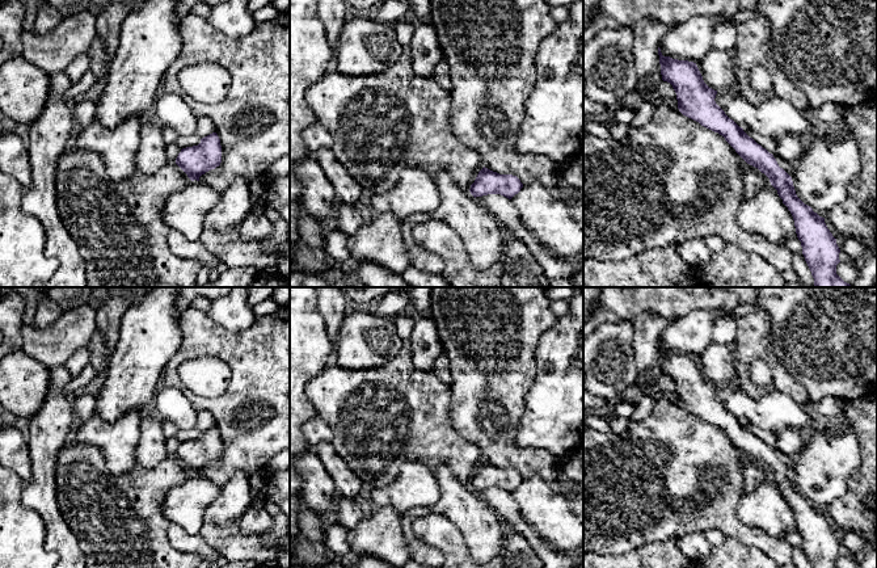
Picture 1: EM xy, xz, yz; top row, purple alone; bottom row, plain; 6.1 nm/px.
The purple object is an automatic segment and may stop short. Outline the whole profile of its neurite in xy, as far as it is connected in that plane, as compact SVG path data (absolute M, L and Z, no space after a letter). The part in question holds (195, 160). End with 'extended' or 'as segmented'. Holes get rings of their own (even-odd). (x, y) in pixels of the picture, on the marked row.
M216 132L201 139L198 146L182 148L176 164L194 181L222 163L222 146Z; as segmented

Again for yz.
M659 47L658 55L662 80L672 85L679 112L722 135L747 164L770 178L793 216L802 254L814 278L814 287L852 287L836 274L840 249L825 218L797 197L792 177L779 167L773 155L750 138L716 104L717 91L704 83L696 63L663 56Z; as segmented

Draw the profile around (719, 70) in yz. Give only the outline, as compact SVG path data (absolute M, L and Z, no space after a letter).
M711 49L696 66L709 88L717 92L737 88L737 64L730 50Z

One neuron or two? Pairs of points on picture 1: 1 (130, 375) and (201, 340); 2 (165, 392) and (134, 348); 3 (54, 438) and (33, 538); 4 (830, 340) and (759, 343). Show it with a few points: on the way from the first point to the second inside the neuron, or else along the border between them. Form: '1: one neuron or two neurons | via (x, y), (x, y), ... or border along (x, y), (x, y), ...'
1: two neurons | border along (178, 323), (180, 348), (167, 364), (160, 381)
2: two neurons | border along (161, 385), (150, 408)
3: two neurons | border along (24, 487), (21, 503), (41, 518), (45, 545)
4: two neurons | border along (766, 312), (775, 360), (787, 370)

